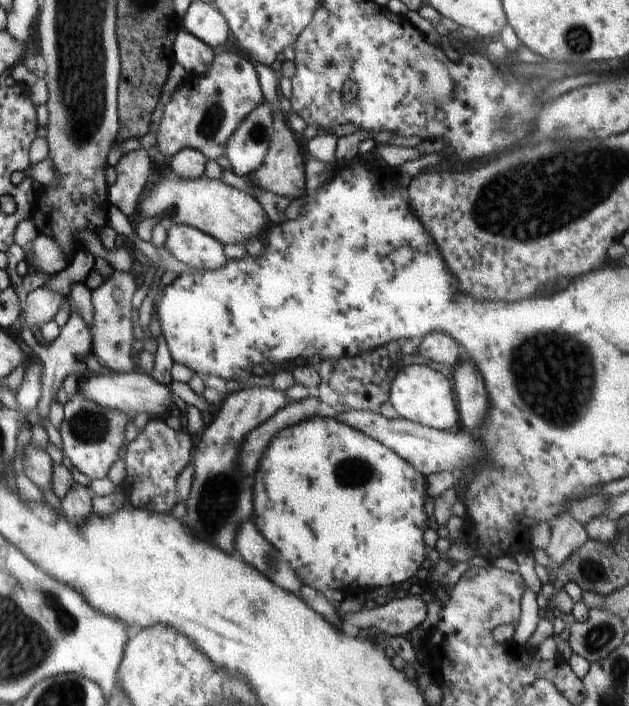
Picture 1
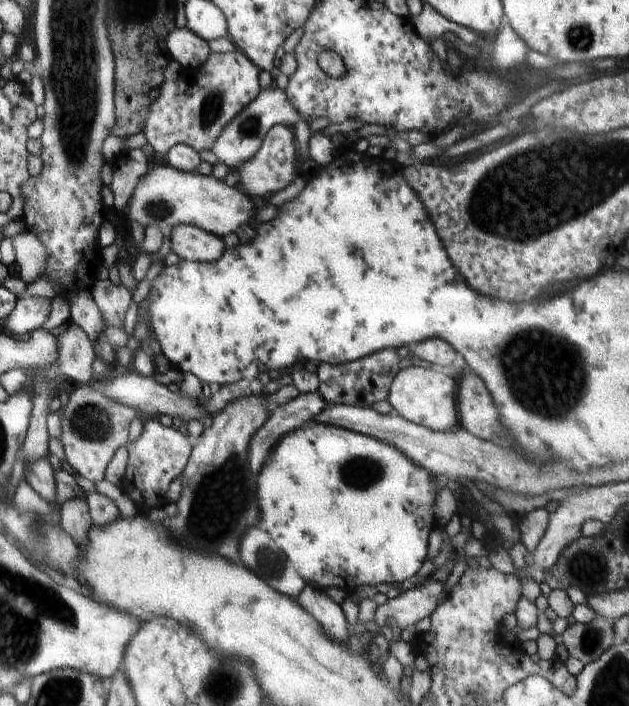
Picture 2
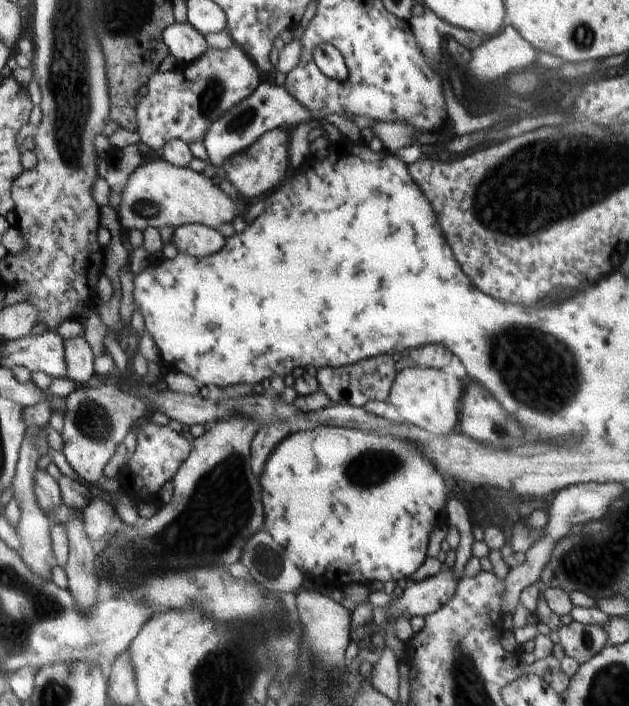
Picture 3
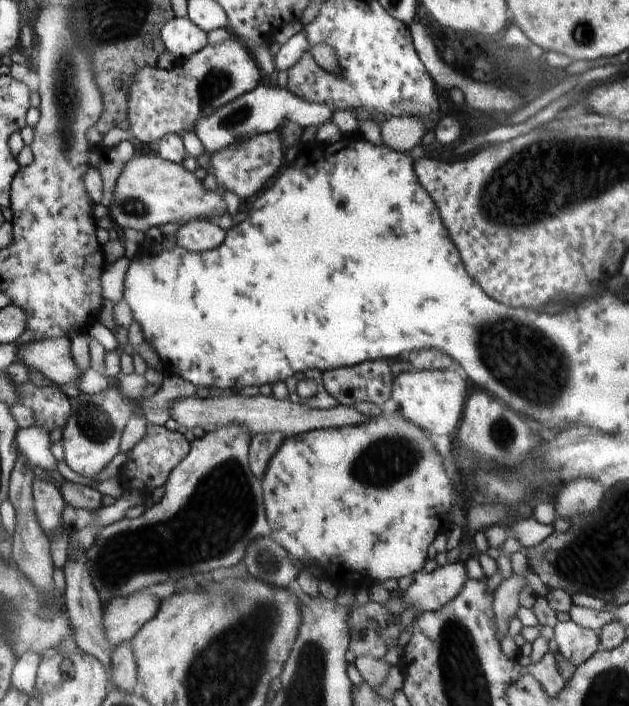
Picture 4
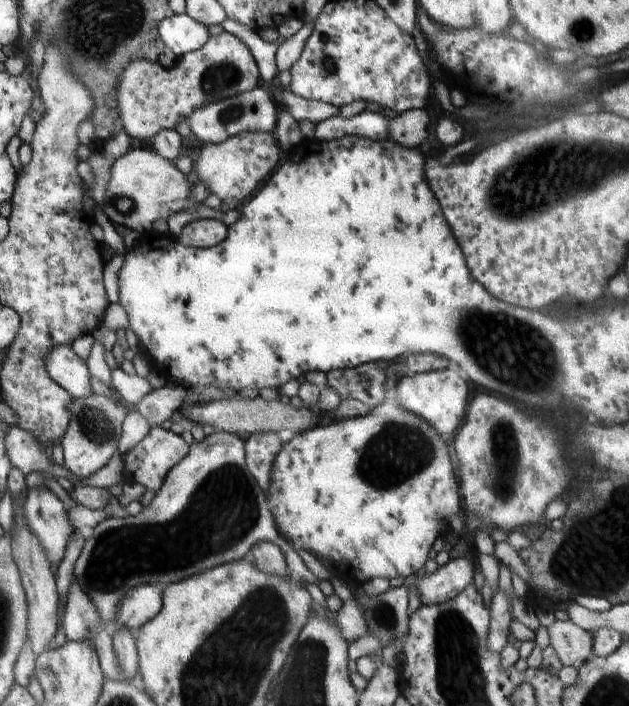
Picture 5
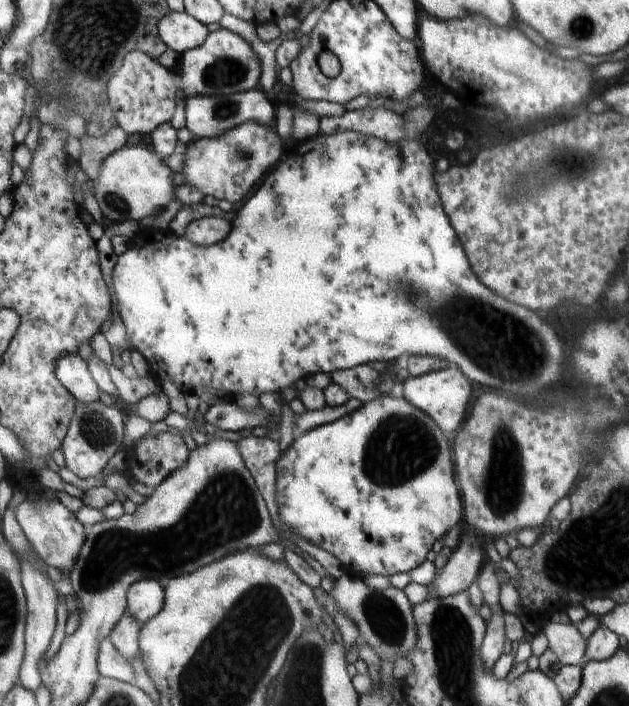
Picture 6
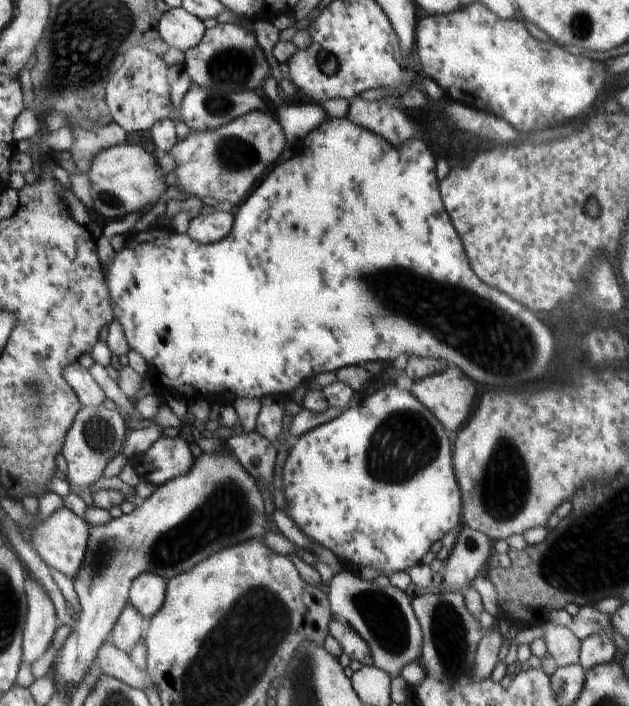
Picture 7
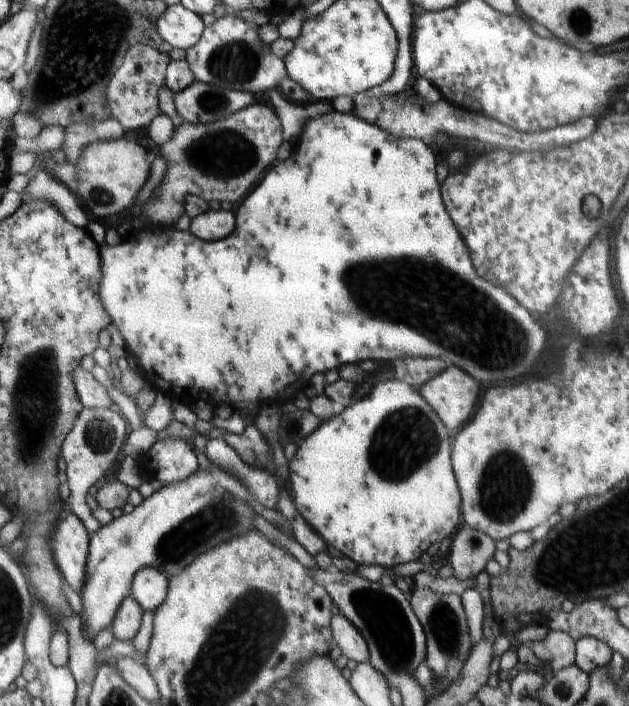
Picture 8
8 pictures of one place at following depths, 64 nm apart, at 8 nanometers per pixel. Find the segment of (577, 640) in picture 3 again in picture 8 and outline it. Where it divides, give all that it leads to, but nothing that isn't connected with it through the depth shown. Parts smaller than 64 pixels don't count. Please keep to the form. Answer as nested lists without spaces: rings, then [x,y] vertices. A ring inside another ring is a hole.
[[[549,629],[544,640],[546,648],[550,652],[547,664],[552,668],[552,674],[556,675],[562,668],[568,668],[575,664],[576,641],[568,632]]]

